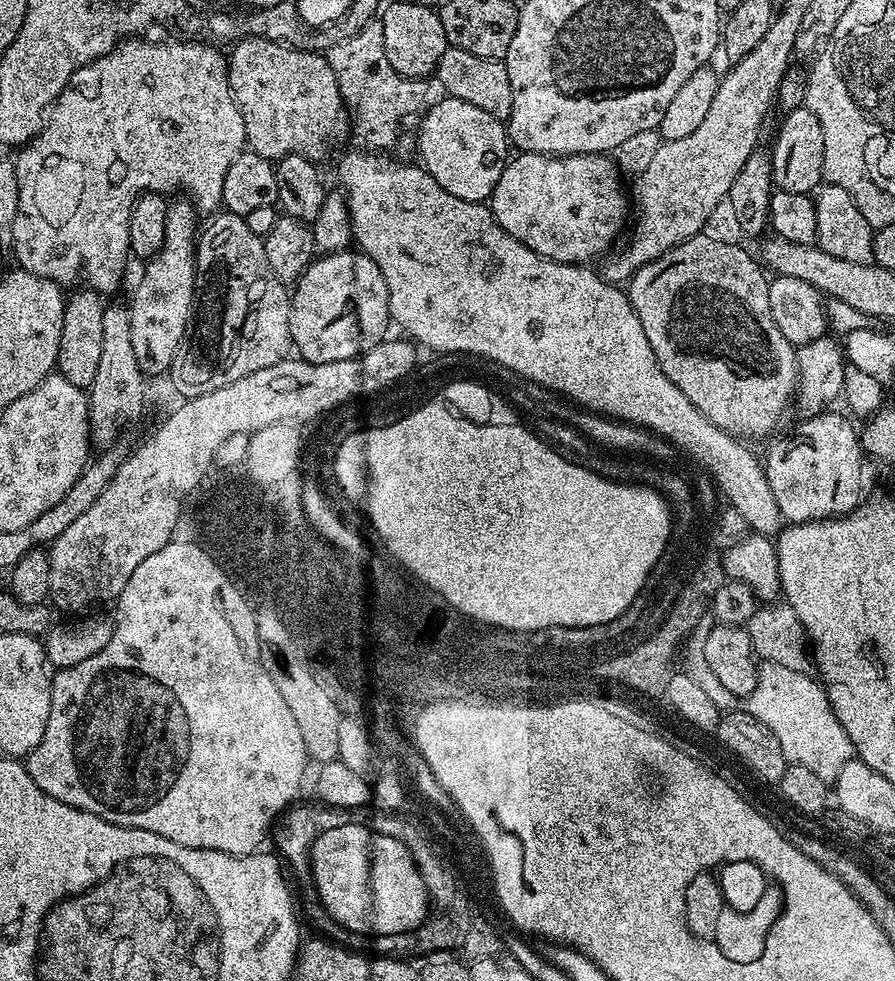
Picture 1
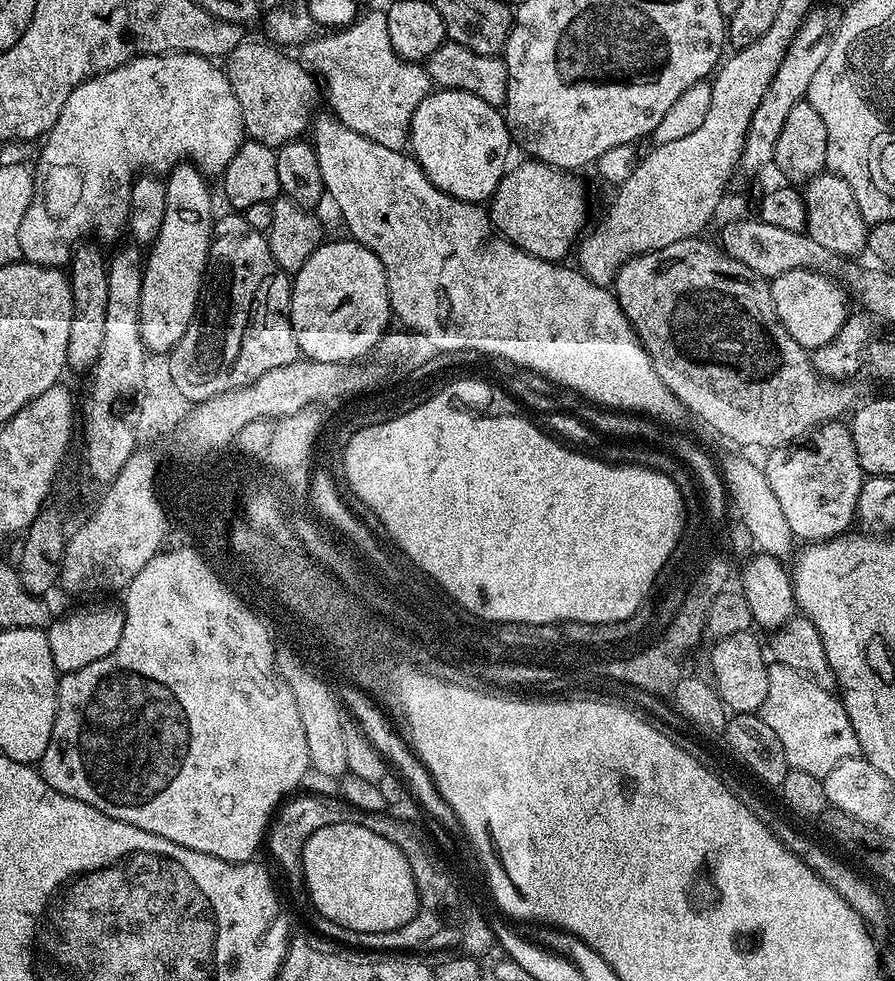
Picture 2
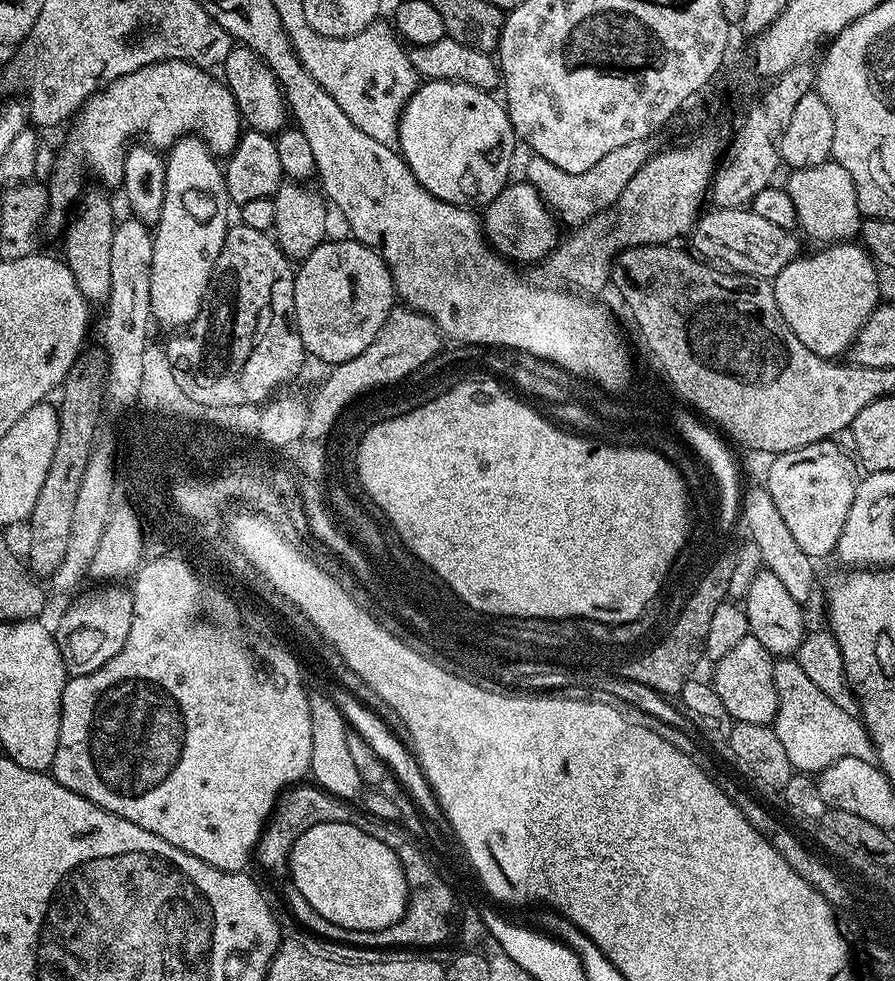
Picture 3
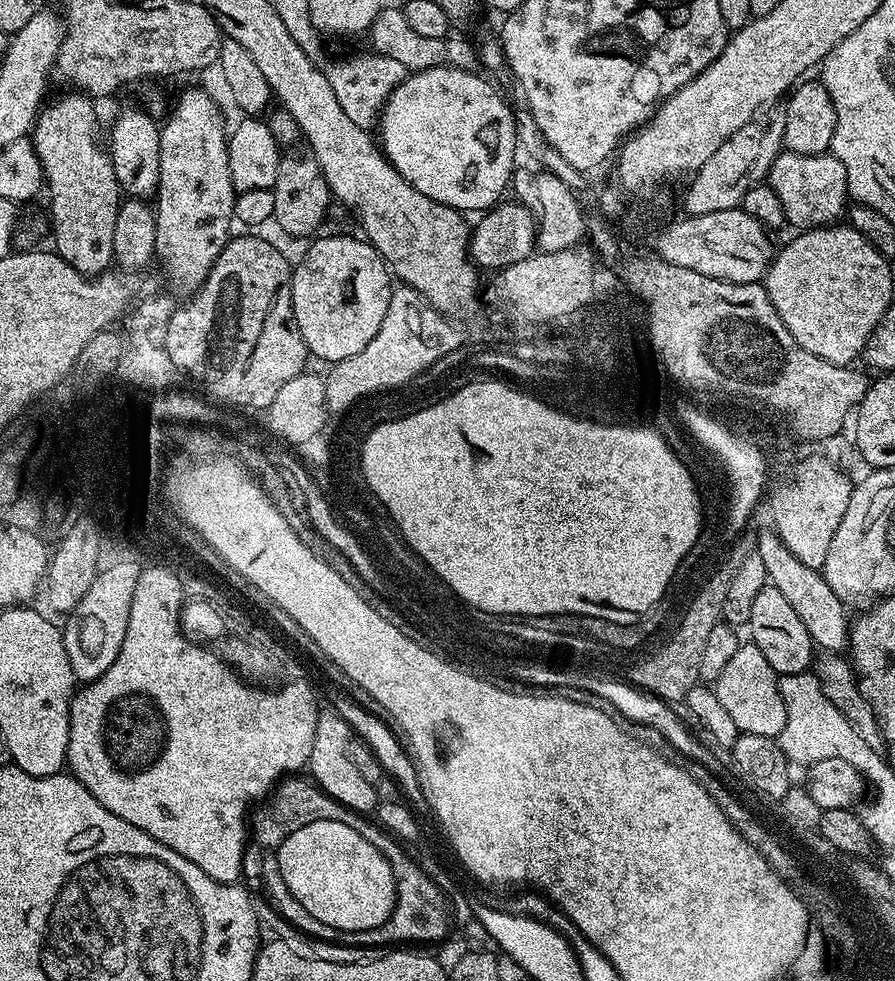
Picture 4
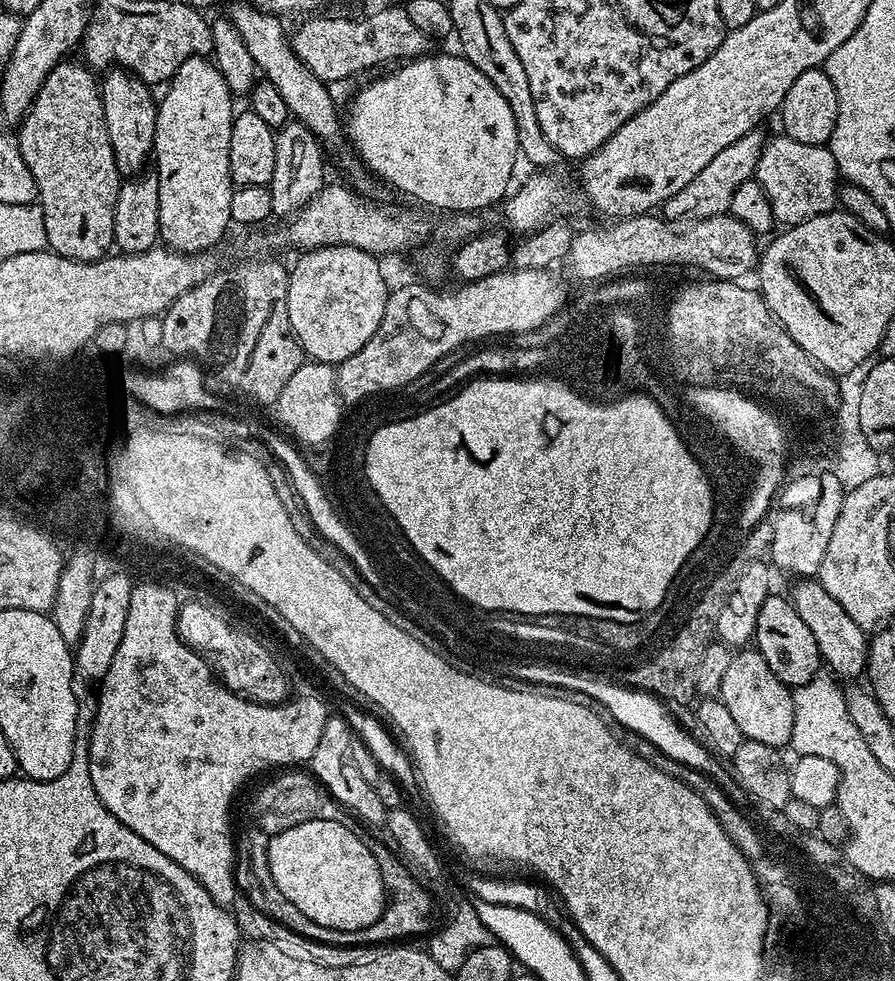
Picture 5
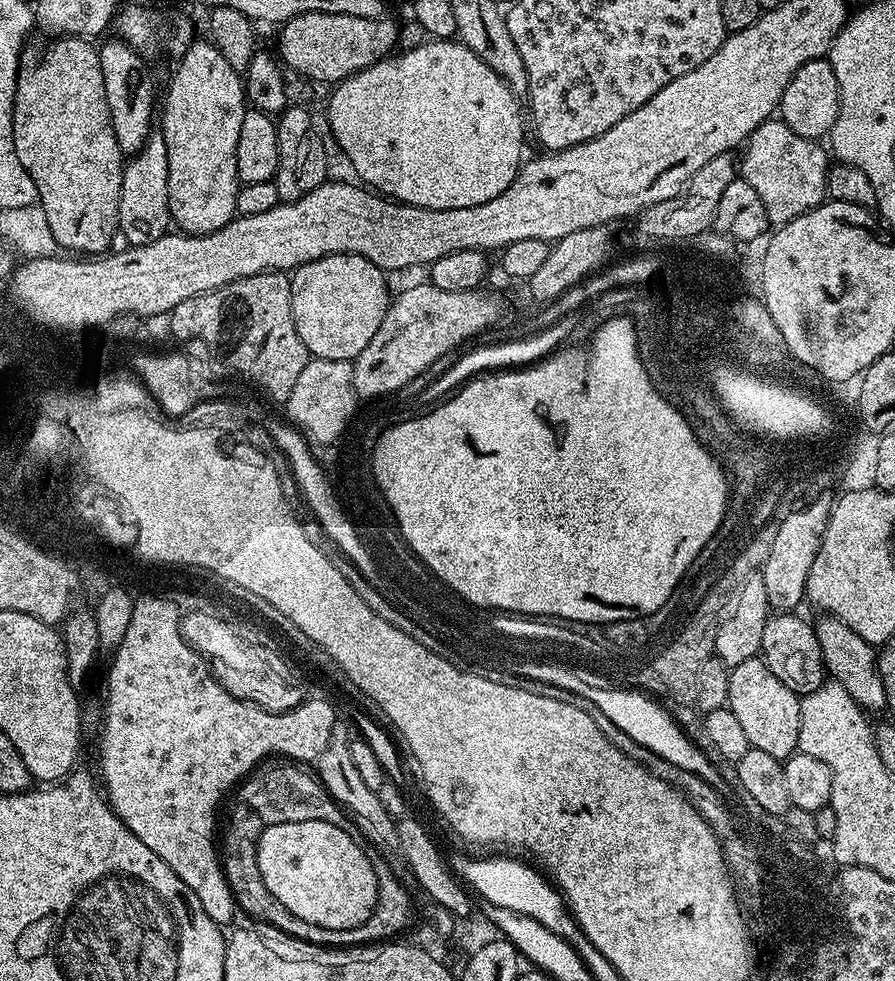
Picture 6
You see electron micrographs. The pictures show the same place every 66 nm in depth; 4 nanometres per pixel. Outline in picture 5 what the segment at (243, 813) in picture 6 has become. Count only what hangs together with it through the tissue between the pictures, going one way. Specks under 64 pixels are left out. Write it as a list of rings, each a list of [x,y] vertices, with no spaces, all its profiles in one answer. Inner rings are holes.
[[[249,826],[241,834],[239,831],[234,842],[236,849],[235,878],[237,889],[243,894],[243,897],[245,894],[249,902],[264,915],[272,918],[290,931],[309,938],[312,942],[328,946],[328,936],[320,936],[320,932],[328,932],[330,928],[310,921],[302,914],[302,910],[298,910],[298,906],[295,906],[294,902],[287,901],[286,894],[282,894],[282,890],[279,890],[278,886],[274,886],[273,875],[270,874],[269,870],[268,852],[270,840],[269,833],[255,826]]]

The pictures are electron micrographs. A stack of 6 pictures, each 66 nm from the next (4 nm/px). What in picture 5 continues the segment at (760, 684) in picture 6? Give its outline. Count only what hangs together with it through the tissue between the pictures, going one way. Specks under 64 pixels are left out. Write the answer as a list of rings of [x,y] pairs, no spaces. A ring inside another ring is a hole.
[[[740,650],[733,655],[730,667],[722,678],[722,686],[718,698],[730,710],[734,723],[746,740],[766,742],[766,746],[783,749],[791,745],[794,734],[794,702],[792,689],[783,684],[770,666],[766,666],[766,658],[755,650]]]

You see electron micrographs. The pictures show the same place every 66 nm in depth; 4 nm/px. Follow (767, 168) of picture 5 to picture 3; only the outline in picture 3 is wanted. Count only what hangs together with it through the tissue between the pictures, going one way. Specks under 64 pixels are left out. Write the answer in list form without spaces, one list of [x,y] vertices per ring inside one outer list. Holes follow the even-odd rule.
[[[829,158],[824,164],[809,168],[794,168],[787,173],[786,187],[798,210],[796,219],[799,231],[820,242],[852,242],[859,237],[862,213],[858,206],[858,194],[850,174]]]

